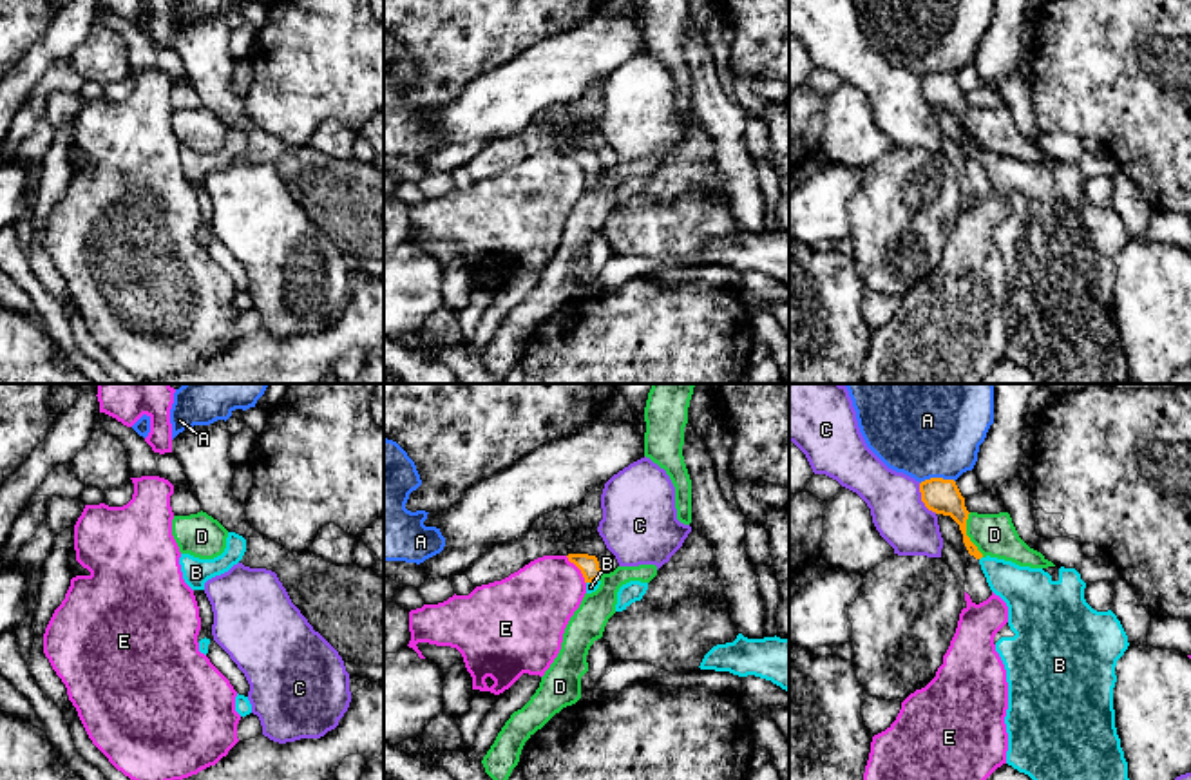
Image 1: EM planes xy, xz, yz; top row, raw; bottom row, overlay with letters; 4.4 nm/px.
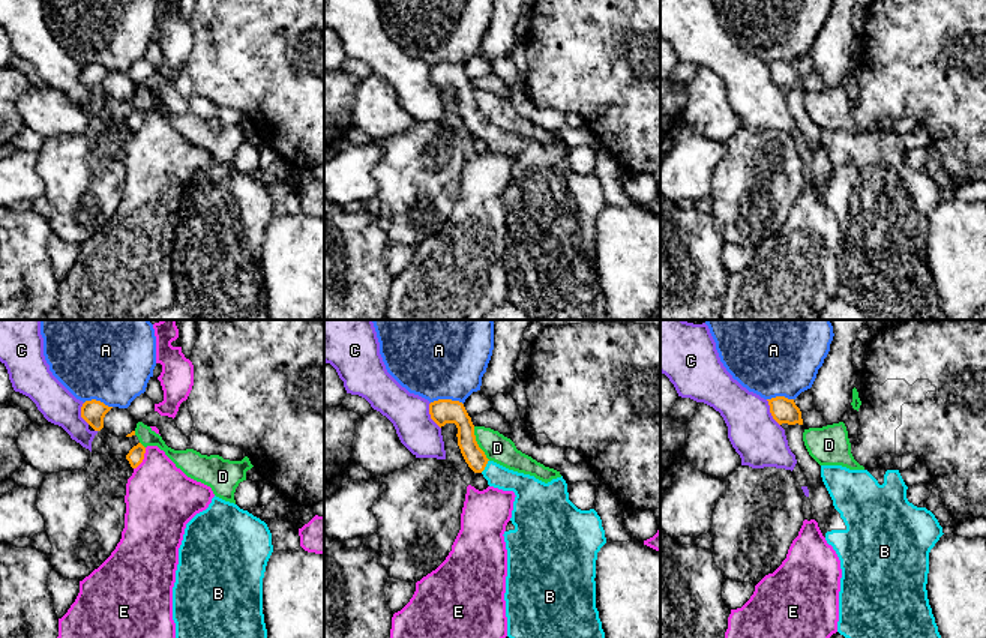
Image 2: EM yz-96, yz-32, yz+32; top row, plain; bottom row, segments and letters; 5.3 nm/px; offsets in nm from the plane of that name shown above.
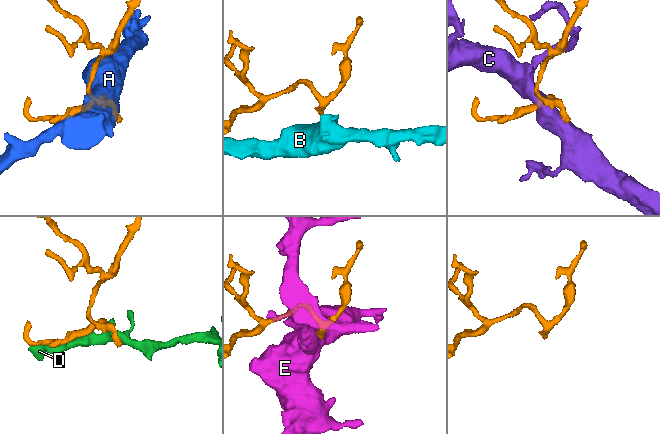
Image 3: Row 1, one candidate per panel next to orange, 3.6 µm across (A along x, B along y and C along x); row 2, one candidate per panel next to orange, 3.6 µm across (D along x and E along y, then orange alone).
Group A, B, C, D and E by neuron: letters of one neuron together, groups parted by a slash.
A / B / C / D / E

